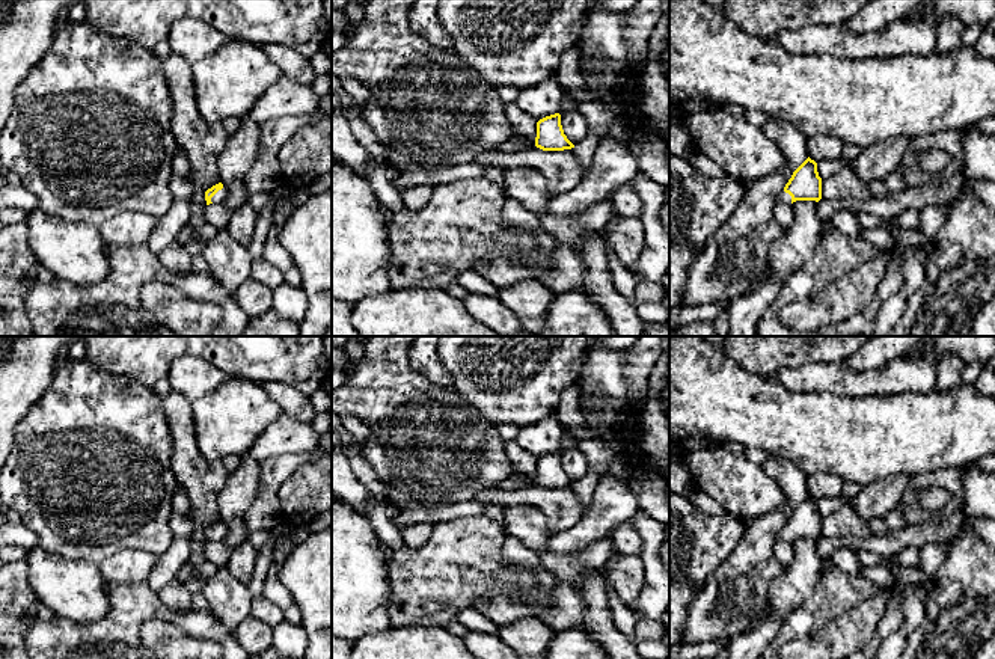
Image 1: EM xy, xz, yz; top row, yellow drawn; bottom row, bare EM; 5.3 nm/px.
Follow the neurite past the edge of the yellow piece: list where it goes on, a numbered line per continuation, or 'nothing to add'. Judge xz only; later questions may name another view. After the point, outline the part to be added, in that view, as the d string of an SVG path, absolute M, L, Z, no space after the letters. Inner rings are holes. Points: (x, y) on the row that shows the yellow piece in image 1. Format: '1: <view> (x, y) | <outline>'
nothing to add

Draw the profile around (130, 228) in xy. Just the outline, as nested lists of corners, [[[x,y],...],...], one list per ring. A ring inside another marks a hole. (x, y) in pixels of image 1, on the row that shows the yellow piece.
[[[124,211],[103,223],[100,232],[106,244],[131,247],[146,244],[158,222],[160,217],[151,214]]]

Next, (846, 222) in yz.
[[[838,211],[825,225],[849,237],[861,238],[861,225],[853,213]]]

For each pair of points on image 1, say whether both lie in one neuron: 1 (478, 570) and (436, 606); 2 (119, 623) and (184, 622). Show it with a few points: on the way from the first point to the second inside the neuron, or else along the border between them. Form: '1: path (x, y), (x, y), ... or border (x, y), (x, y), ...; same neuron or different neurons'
1: path (468, 575), (446, 596); same neuron
2: path (136, 609), (159, 609), (168, 614); same neuron

